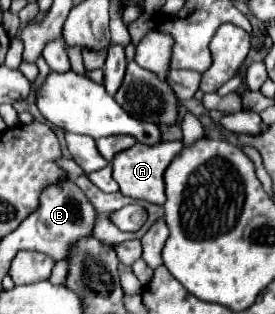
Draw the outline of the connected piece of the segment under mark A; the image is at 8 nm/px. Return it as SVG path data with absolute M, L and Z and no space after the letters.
M162 141L158 145L142 145L136 143L130 149L118 153L118 157L114 157L112 165L114 165L114 179L120 185L120 191L132 199L142 199L148 203L156 203L156 205L164 205L166 195L164 195L164 171L166 167L172 163L172 159L176 155L180 155L182 151L182 141Z

